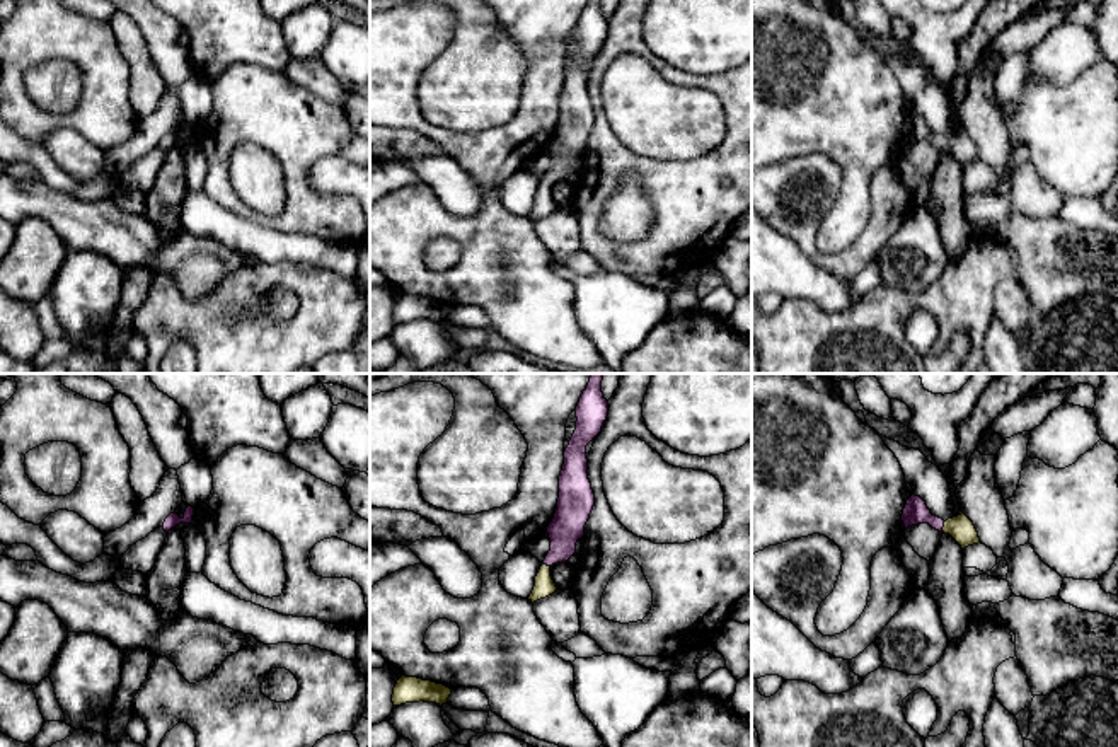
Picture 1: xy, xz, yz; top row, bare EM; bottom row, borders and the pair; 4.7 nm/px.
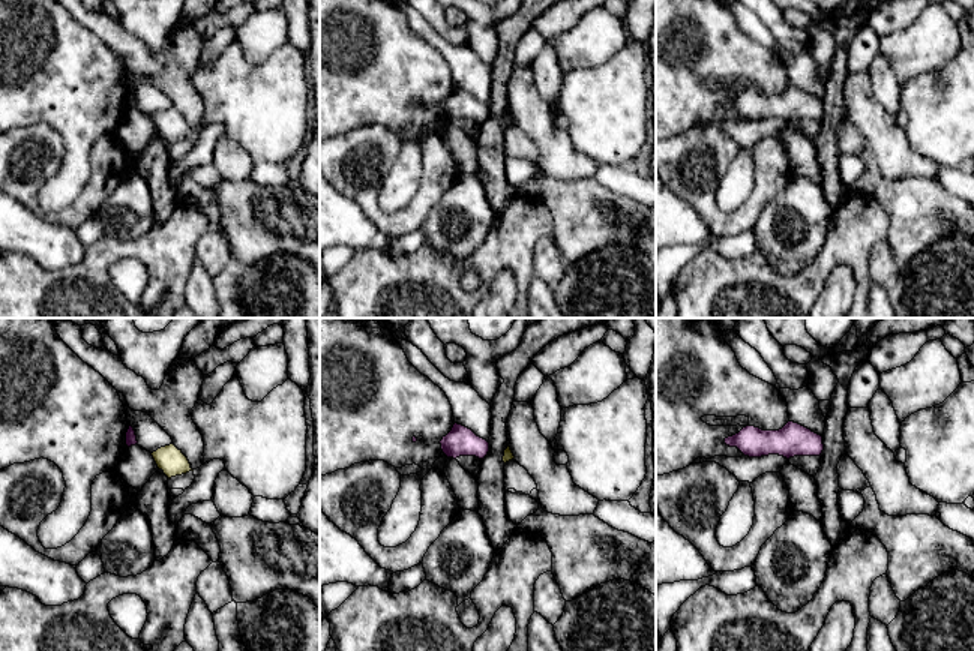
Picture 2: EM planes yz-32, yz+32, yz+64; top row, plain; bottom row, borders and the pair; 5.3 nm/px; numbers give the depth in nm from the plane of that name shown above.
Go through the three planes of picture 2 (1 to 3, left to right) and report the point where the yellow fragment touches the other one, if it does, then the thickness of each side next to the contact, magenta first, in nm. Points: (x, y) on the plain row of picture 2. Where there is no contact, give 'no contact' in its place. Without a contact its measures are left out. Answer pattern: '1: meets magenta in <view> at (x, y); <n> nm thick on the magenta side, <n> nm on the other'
1: no contact
2: no contact
3: no contact

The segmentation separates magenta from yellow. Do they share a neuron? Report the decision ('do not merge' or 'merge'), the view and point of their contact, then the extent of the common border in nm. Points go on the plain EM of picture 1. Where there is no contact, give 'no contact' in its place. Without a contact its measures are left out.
merge; contact yz (943, 144); length 50 nm

